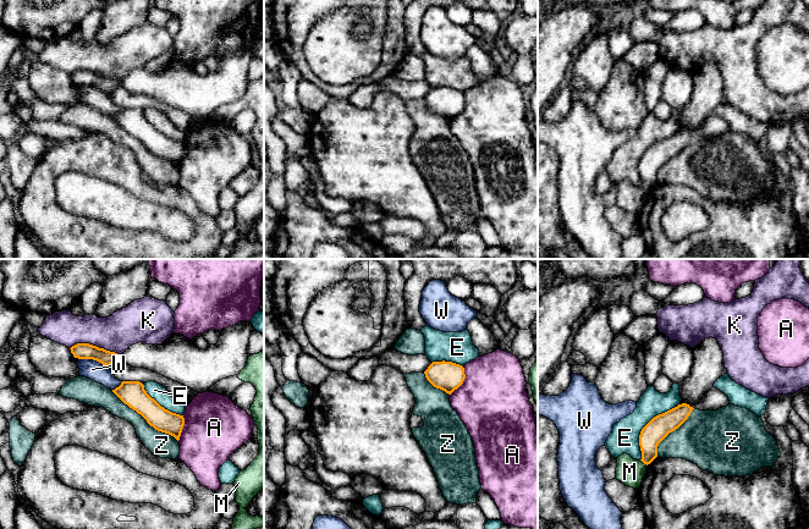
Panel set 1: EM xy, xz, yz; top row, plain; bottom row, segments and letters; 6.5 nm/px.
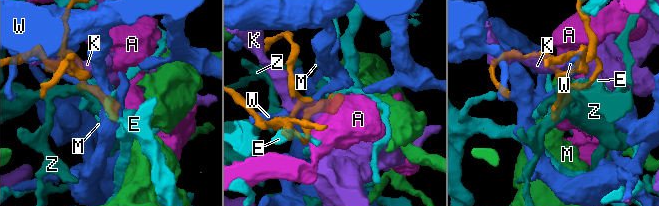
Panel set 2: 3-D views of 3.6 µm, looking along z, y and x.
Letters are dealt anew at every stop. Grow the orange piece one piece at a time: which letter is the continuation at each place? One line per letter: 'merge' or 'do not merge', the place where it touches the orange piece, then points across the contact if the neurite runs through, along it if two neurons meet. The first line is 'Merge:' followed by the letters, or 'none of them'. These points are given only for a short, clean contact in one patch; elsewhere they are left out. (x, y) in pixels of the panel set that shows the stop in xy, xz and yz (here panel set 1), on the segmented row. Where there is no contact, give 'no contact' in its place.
Merge: none of them
A: do not merge; meets orange in xz at (463, 380); border along xz (463, 367), (464, 380), (450, 395)
E: do not merge; meets orange in yz at (644, 426)
K: do not merge; meets orange in xy at (94, 346)
M: do not merge; meets orange in yz at (644, 463); border along yz (640, 459), (647, 464)
W: do not merge; meets orange in xy at (93, 359)
Z: do not merge; meets orange in xy at (144, 418)

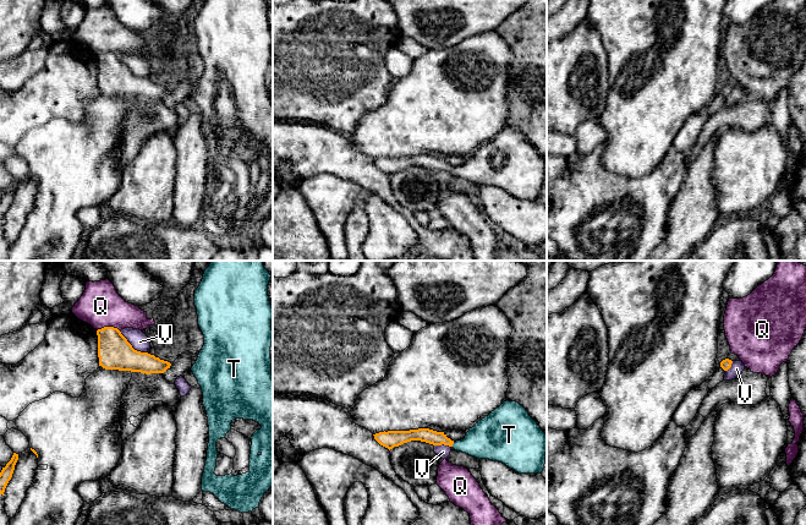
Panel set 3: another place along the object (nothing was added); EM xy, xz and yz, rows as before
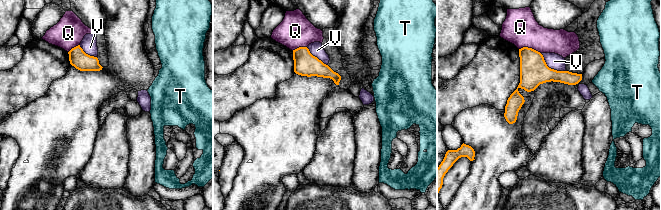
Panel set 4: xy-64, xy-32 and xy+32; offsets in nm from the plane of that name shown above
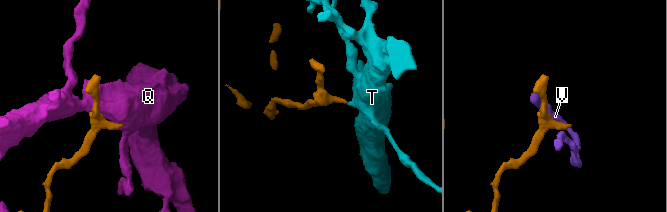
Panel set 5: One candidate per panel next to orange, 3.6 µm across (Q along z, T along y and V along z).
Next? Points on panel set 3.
Merge: T
Q: do not merge; meets orange in xy at (108, 327)
T: merge; meets orange in xz at (453, 443); runs through xz (425, 435), (453, 443), (473, 444), (489, 438)
V: do not merge; meets orange in xy at (131, 345)

